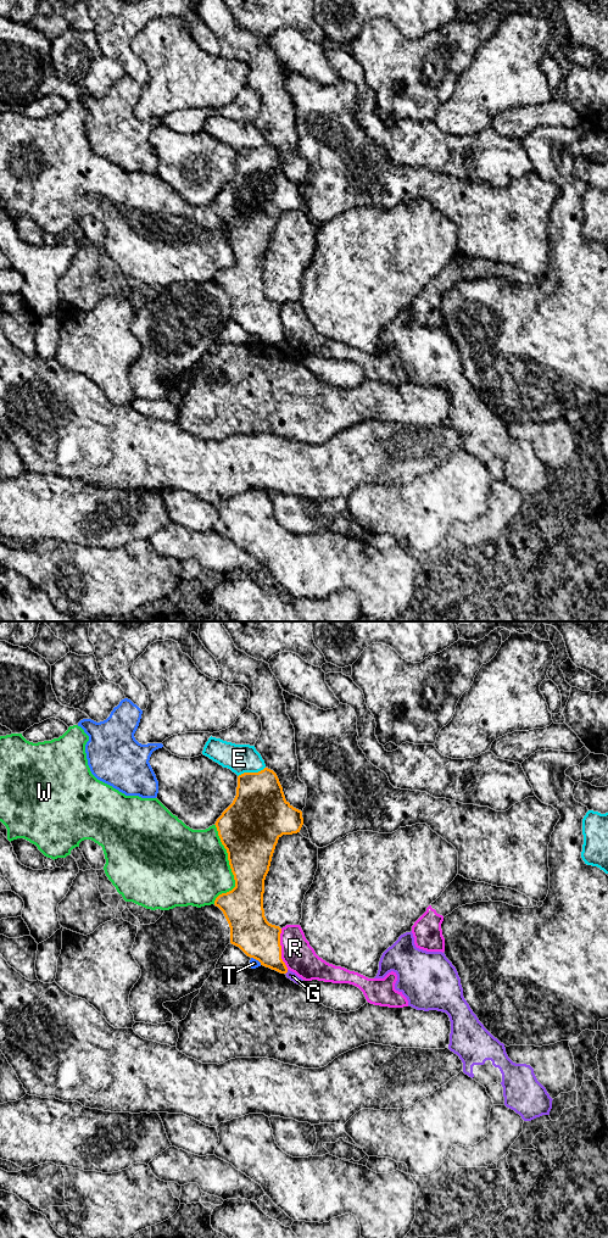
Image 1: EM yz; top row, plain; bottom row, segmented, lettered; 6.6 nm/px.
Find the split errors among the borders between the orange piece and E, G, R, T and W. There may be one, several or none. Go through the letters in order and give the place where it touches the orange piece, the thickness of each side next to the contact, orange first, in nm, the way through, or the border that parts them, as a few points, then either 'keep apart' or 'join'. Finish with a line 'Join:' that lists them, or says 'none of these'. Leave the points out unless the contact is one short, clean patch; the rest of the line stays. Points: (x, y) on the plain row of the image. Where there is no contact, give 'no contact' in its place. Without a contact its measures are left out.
E: meets orange in yz at (251, 149); 360 nm thick on the orange side, 190 nm on the other; keep apart
G: meets orange in yz at (286, 347); 240 nm thick on the orange side, 60 nm on the other; border along yz (288, 346), (285, 350); keep apart
R: meets orange in yz at (280, 325); 260 nm thick on the orange side, 200 nm on the other; border along yz (280, 305), (280, 334), (288, 345); keep apart
T: meets orange in yz at (256, 335); 260 nm thick on the orange side, 60 nm on the other; border along yz (251, 333), (261, 340); keep apart
W: meets orange in yz at (230, 243); 360 nm thick on the orange side, 480 nm on the other; keep apart
Join: none of these

